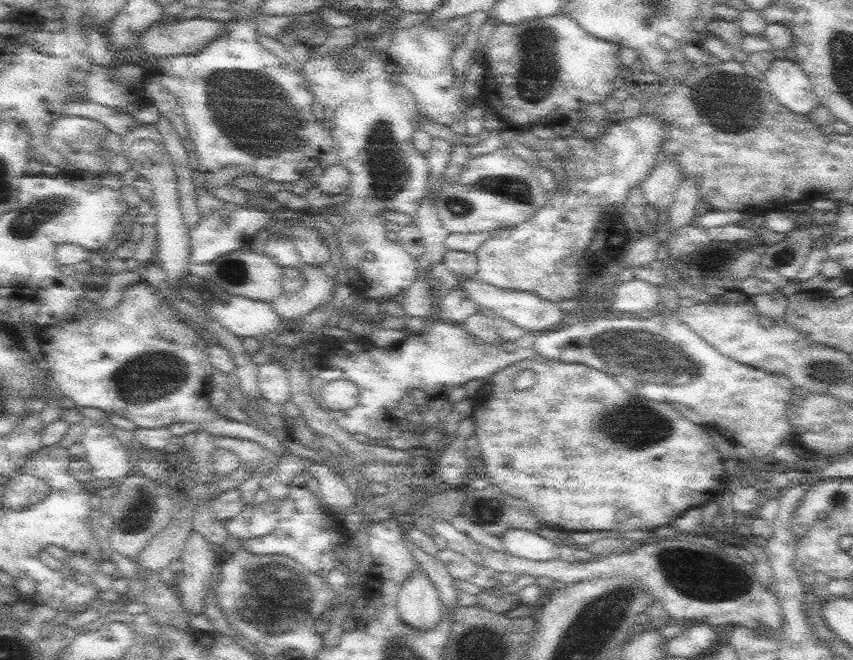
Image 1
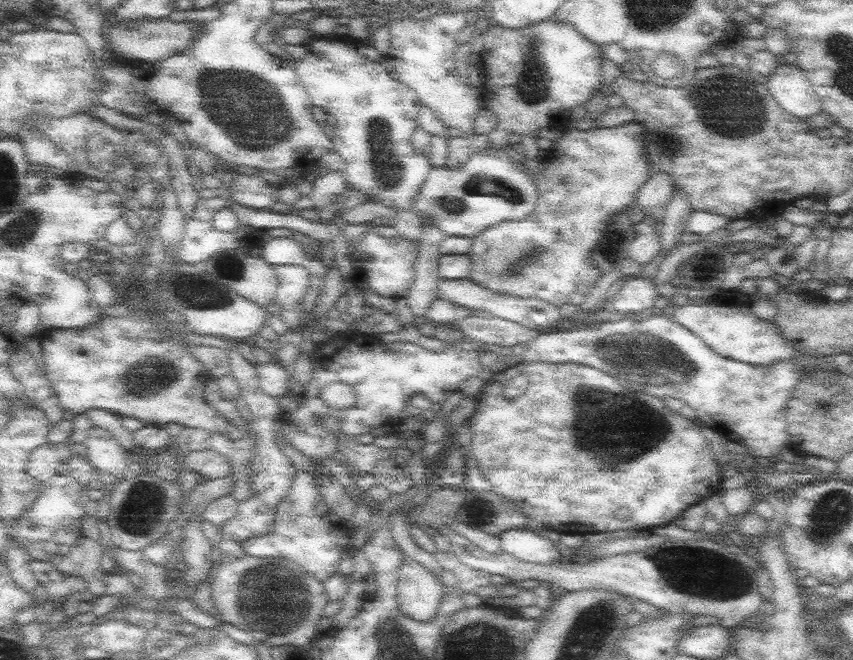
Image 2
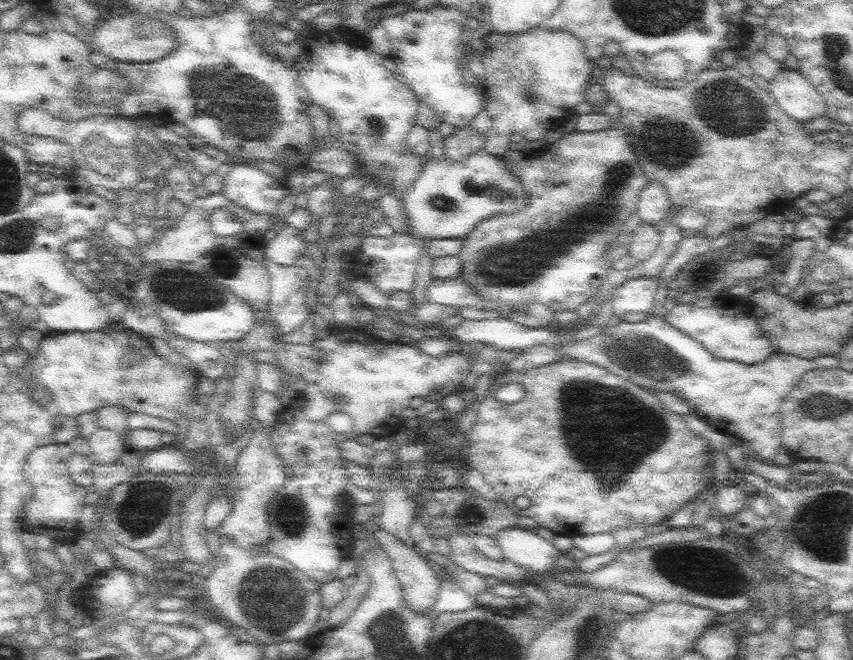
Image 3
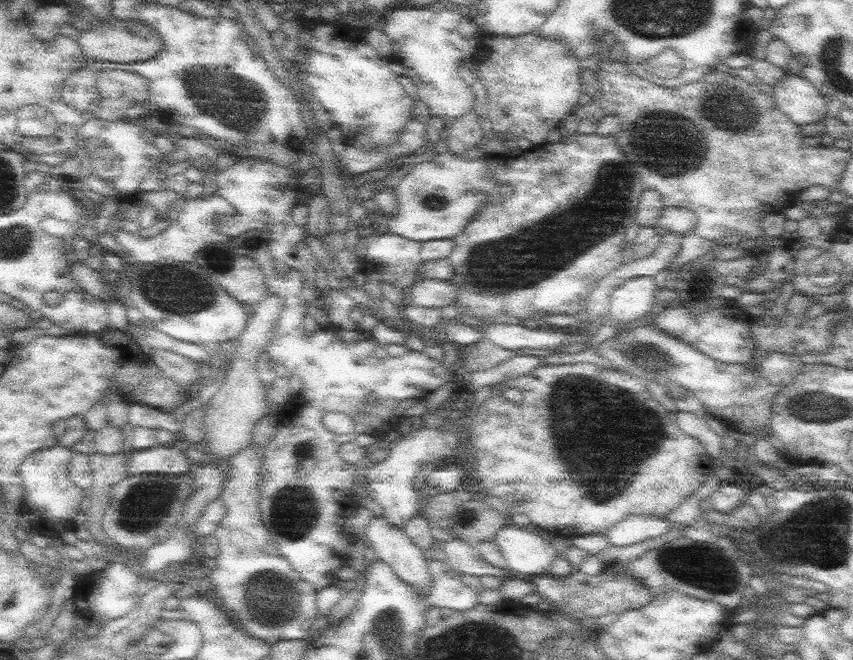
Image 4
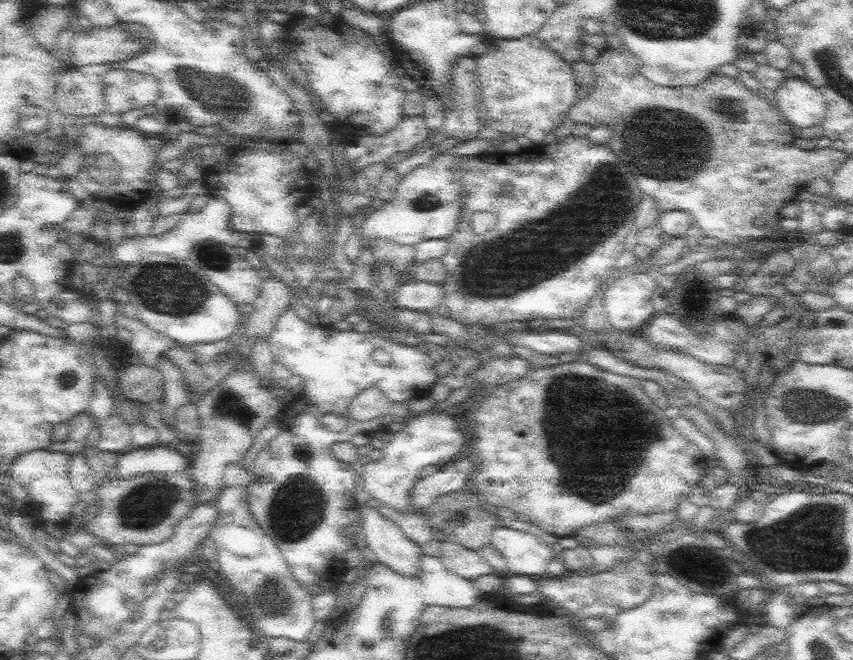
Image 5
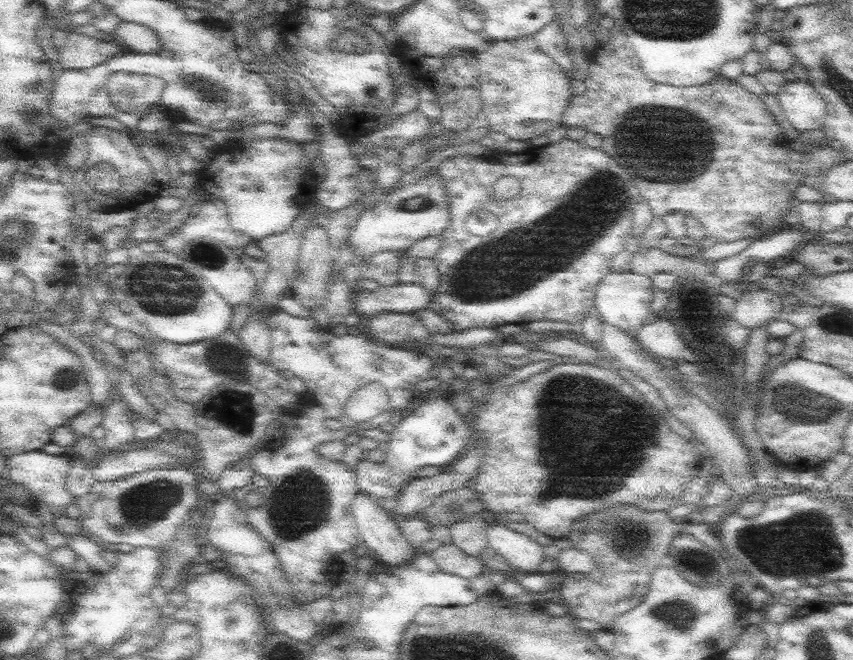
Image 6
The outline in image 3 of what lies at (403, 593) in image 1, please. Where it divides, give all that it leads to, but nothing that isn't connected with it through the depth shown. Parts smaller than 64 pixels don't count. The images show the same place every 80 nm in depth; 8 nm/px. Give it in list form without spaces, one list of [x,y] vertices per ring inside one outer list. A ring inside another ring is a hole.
[[[379,526],[379,529],[374,531],[374,538],[377,545],[382,546],[382,550],[388,554],[388,558],[392,562],[392,568],[394,568],[400,585],[402,585],[404,601],[408,603],[408,607],[416,613],[430,612],[432,606],[435,606],[436,595],[439,594],[441,581],[436,572],[432,570],[432,564],[423,556],[422,552],[404,544],[400,539],[382,529],[382,526]]]

